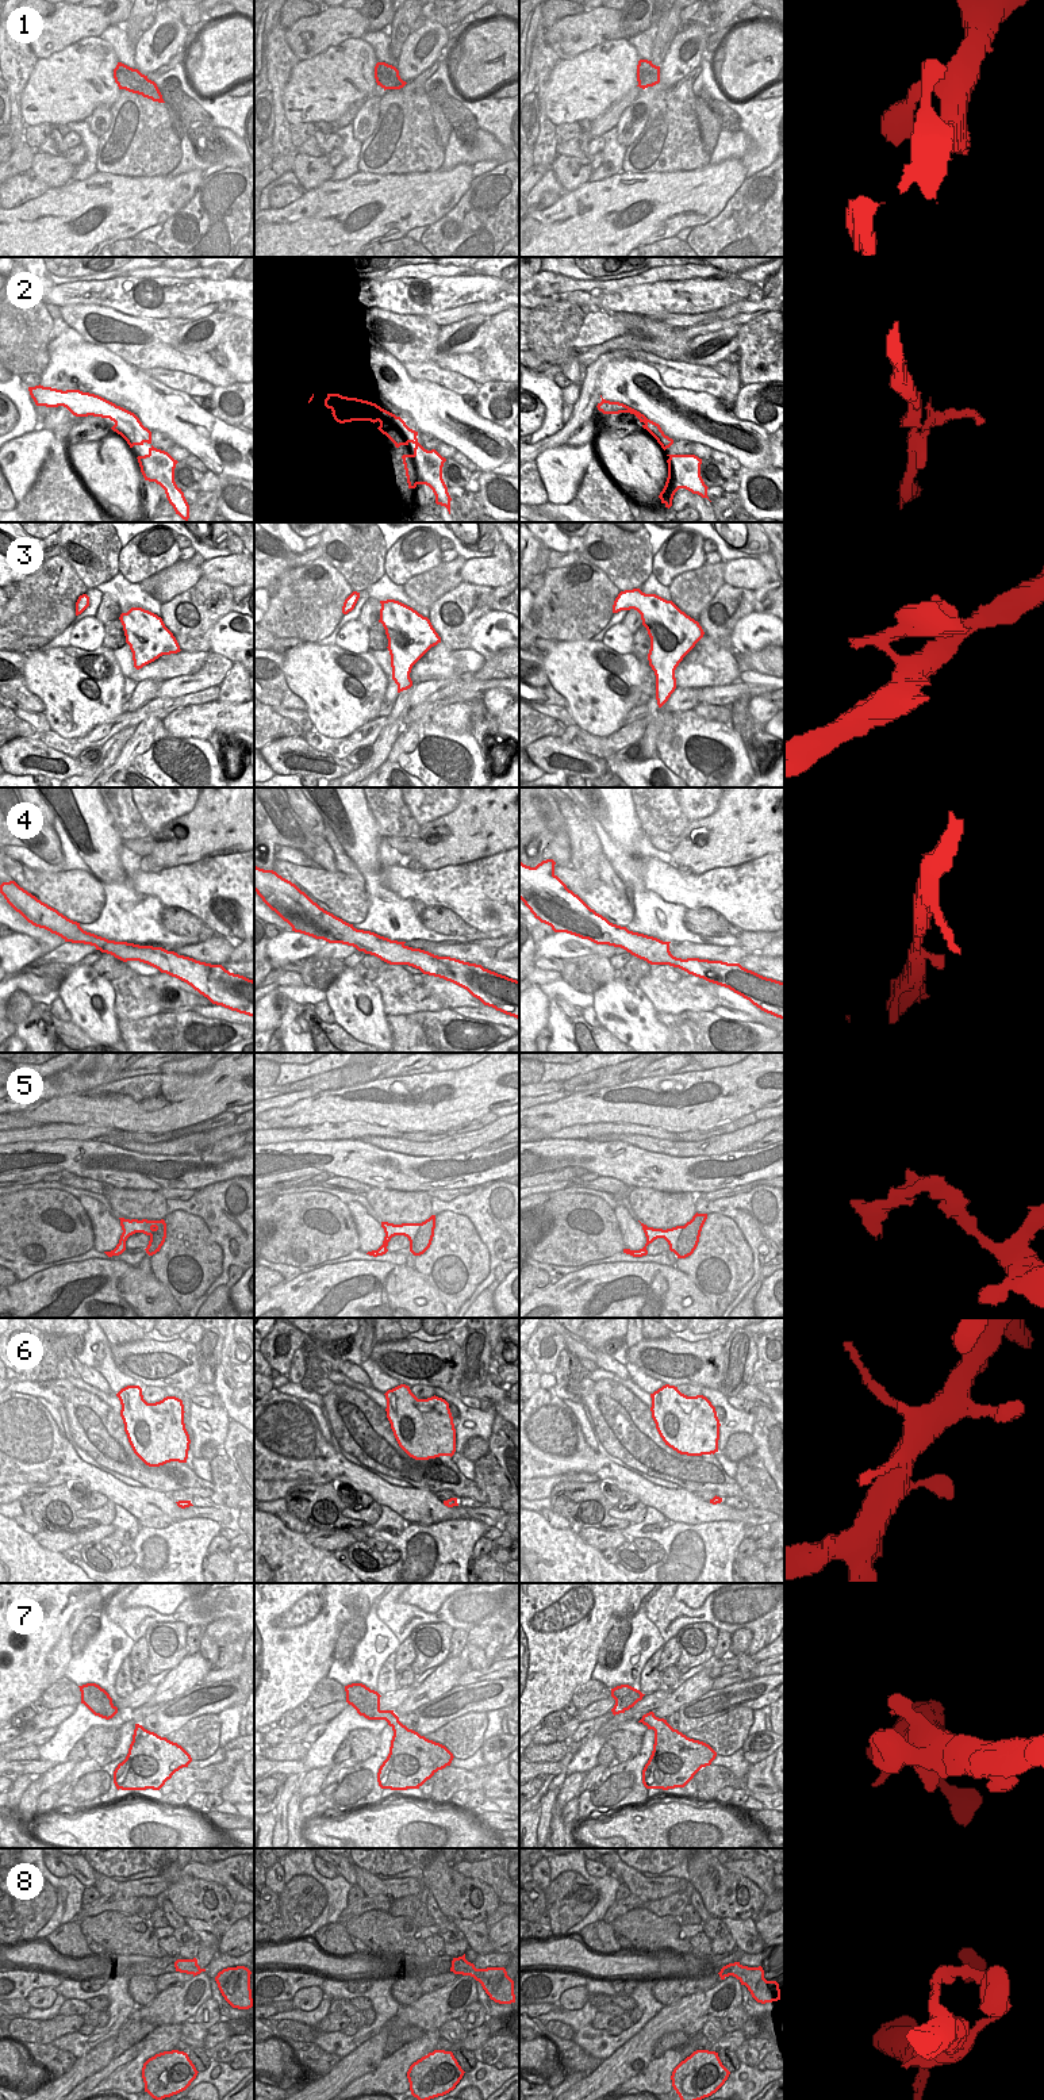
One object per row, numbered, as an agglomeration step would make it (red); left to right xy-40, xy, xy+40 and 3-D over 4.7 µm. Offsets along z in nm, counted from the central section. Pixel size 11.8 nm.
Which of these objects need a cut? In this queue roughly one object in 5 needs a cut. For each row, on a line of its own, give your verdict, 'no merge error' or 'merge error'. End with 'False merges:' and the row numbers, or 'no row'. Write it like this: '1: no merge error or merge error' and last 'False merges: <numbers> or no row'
1: no merge error
2: no merge error
3: no merge error
4: no merge error
5: merge error
6: no merge error
7: no merge error
8: no merge error
False merges: 5

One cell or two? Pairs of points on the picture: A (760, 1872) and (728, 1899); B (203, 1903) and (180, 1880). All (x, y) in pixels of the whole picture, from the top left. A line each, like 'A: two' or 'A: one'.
A: two
B: one

